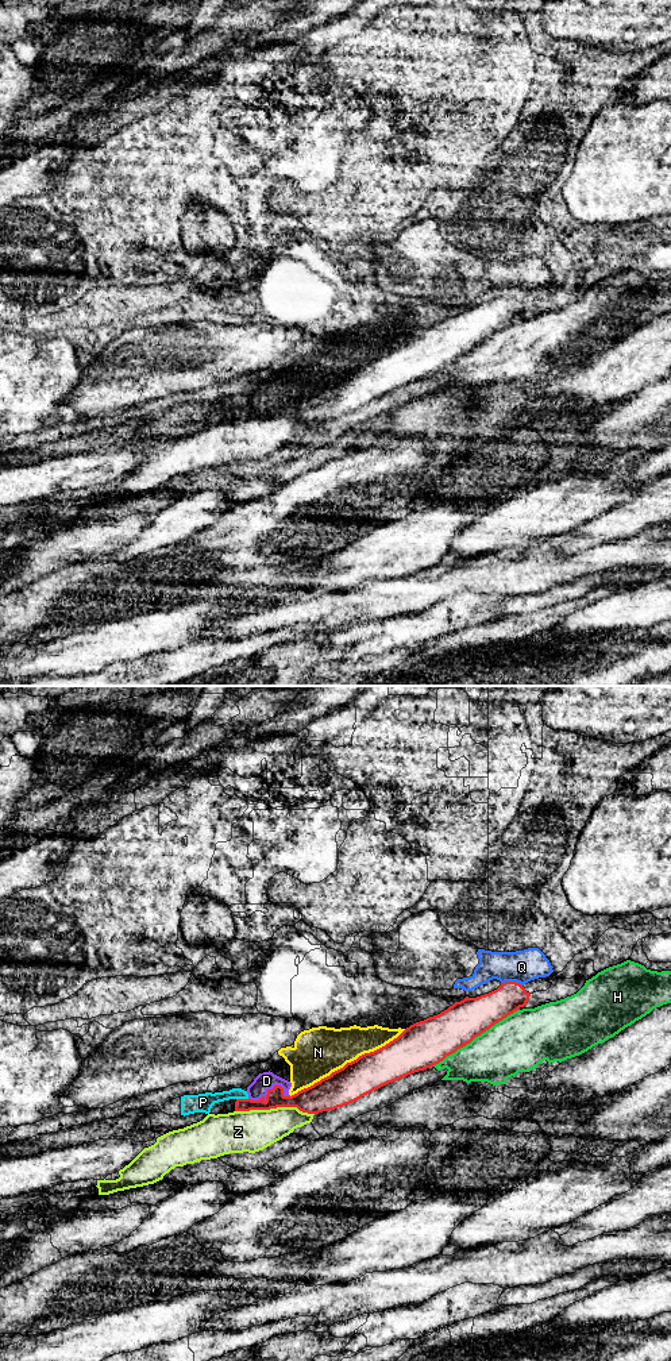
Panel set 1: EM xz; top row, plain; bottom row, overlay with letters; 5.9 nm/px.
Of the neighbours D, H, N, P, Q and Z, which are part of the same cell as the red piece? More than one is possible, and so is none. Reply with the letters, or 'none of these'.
none of these

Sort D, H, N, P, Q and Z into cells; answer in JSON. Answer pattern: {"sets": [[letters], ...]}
{"sets": [["D", "N", "P"], ["H"], ["Q"], ["Z"]]}

